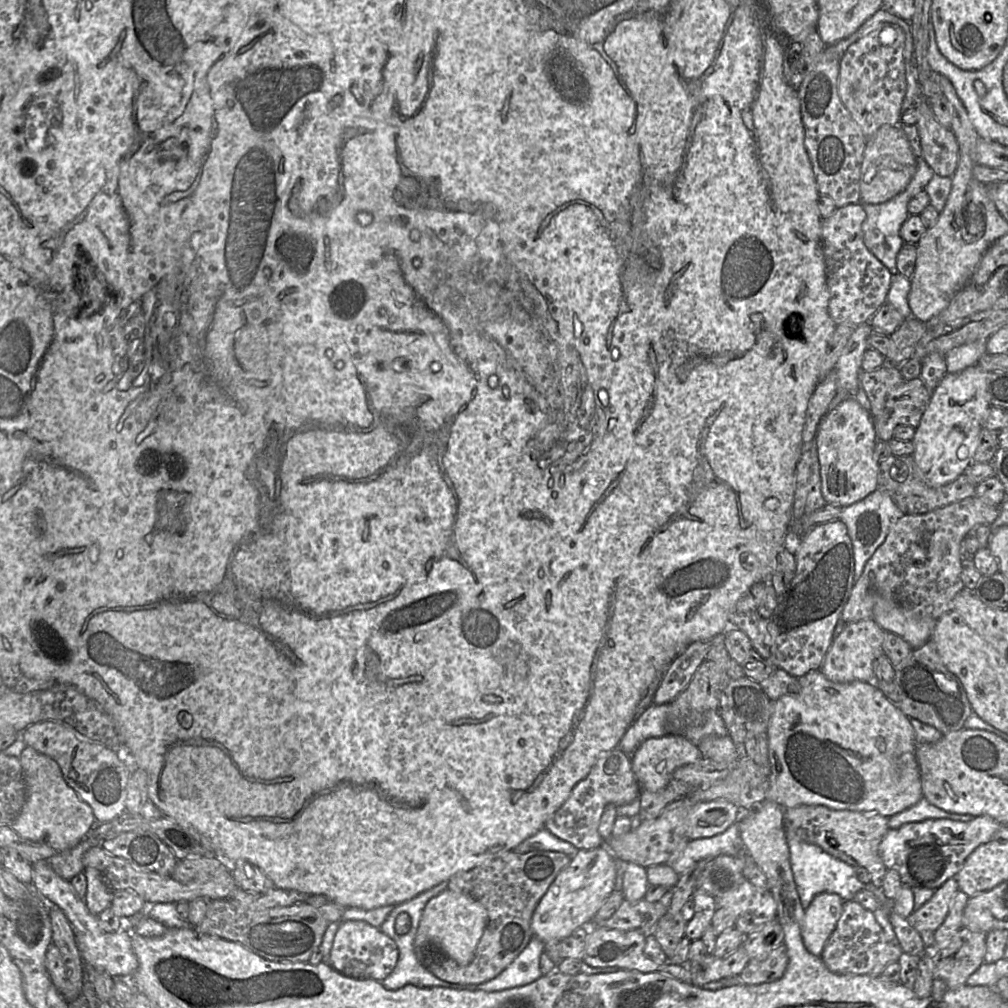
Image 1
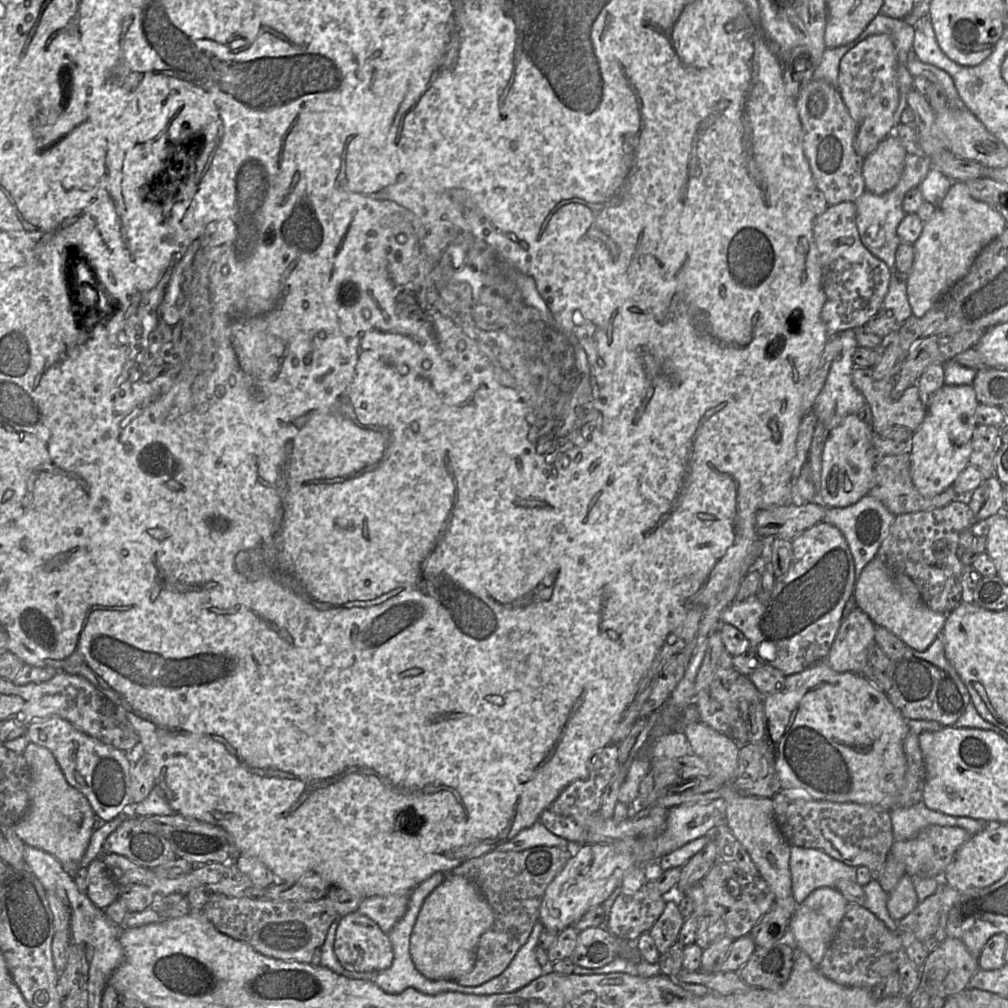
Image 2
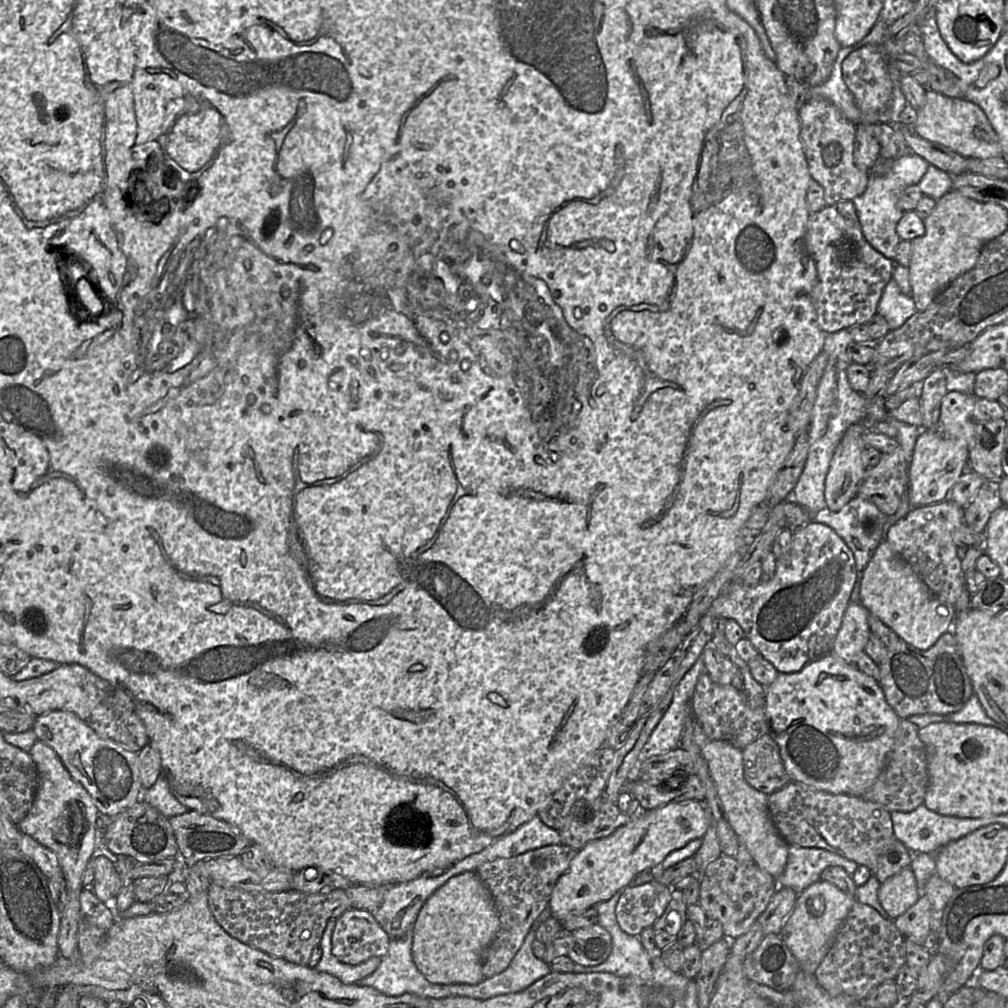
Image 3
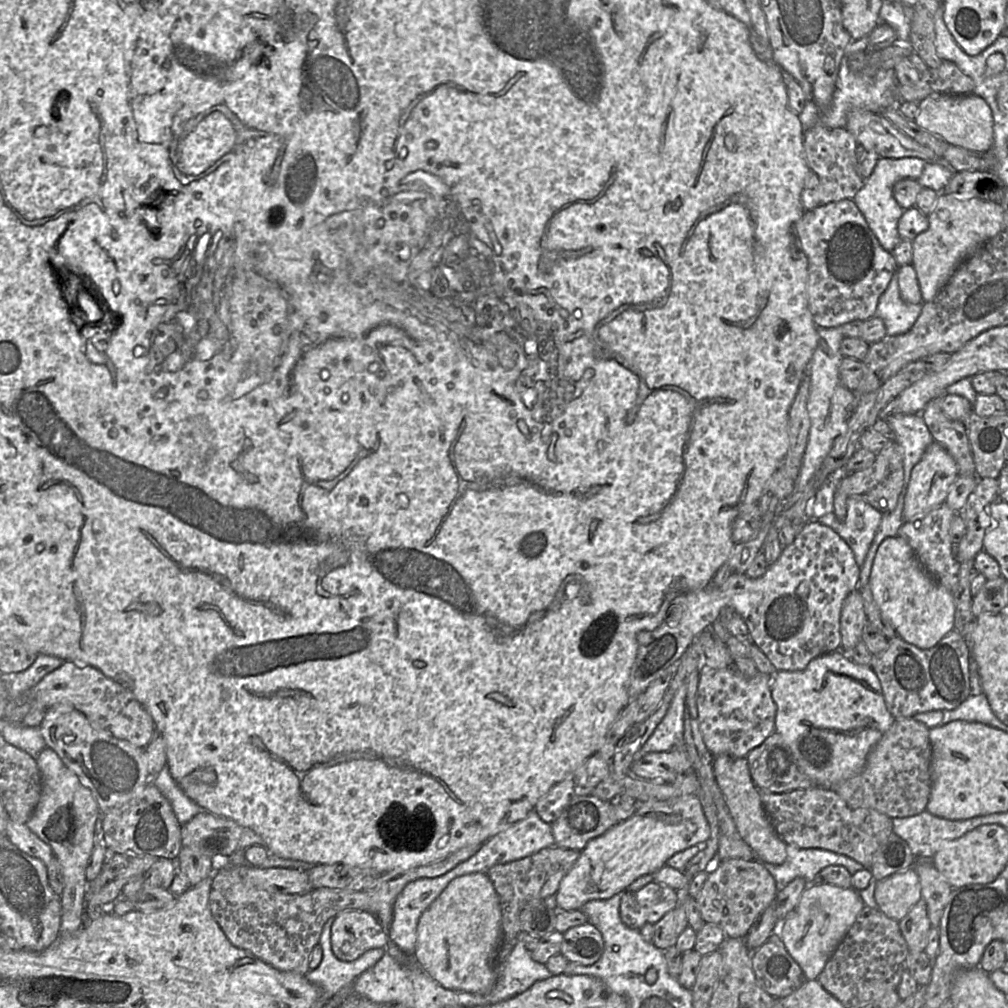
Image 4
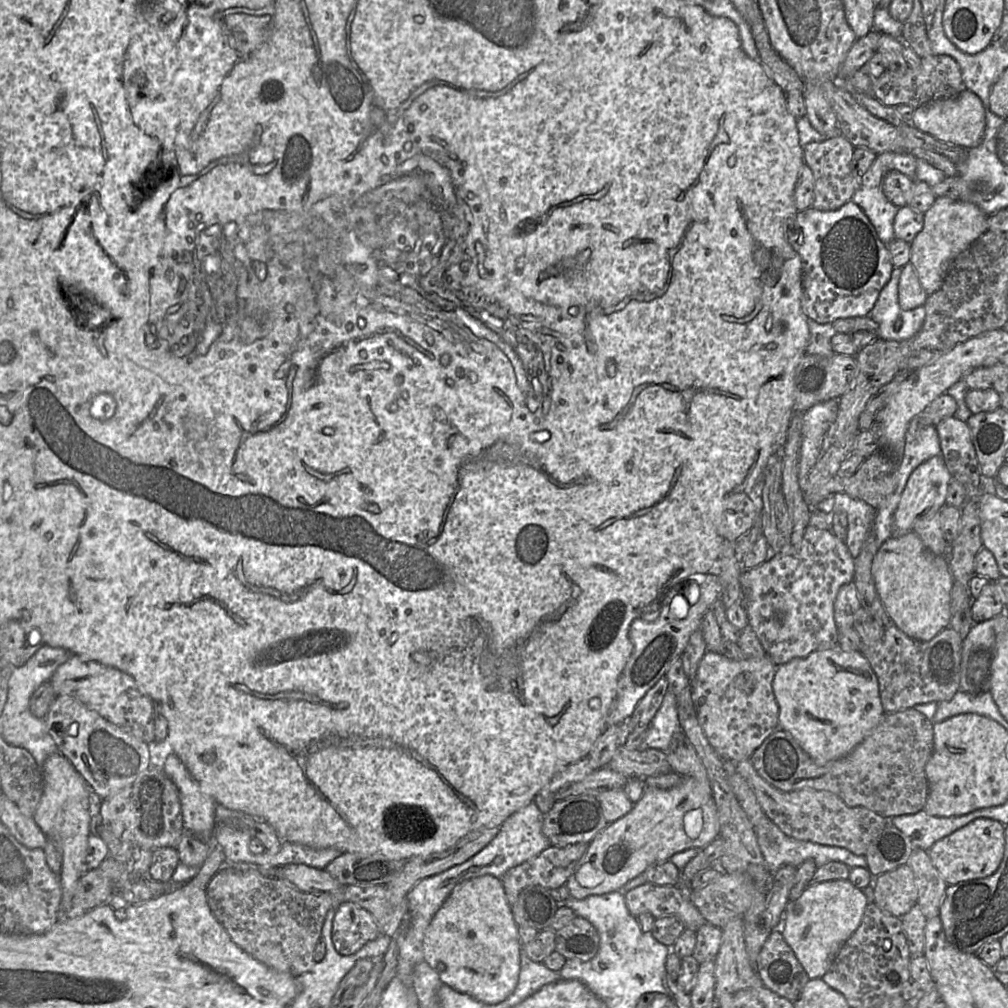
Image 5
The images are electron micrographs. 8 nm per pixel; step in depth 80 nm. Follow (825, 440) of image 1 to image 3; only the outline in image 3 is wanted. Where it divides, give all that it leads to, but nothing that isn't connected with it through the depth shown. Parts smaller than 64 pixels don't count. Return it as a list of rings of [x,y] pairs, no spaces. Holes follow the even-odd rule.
[[[862,422],[849,426],[833,454],[824,489],[826,508],[833,512],[857,496],[866,471],[862,460],[866,430],[869,427]]]

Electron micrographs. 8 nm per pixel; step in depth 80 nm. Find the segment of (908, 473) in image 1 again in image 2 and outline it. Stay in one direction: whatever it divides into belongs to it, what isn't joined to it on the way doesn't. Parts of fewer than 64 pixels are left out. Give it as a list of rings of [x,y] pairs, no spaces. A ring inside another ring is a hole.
[[[910,453],[885,455],[880,463],[874,467],[874,484],[868,495],[881,501],[895,516],[941,508],[959,499],[953,486],[931,498],[922,496],[912,481]]]

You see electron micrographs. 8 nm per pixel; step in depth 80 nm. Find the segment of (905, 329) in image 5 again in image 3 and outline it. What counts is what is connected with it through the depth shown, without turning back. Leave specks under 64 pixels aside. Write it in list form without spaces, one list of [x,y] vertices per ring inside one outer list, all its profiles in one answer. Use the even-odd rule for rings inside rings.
[[[892,277],[883,289],[877,313],[887,320],[890,330],[894,330],[901,327],[916,312],[911,295],[903,294]]]

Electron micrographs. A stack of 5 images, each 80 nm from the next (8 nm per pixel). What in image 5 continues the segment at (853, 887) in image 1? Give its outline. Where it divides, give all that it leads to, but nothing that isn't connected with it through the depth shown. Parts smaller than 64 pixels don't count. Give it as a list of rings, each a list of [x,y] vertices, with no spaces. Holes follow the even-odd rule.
[[[766,815],[764,818],[765,827],[759,826],[756,829],[758,844],[763,854],[766,867],[771,873],[775,873],[781,867],[791,865],[798,868],[804,861],[812,859],[817,867],[820,867],[831,861],[838,861],[846,864],[849,868],[862,867],[867,868],[868,863],[865,856],[858,856],[849,850],[837,847],[817,844],[809,841],[801,841],[791,838],[784,834],[777,825],[775,825]]]

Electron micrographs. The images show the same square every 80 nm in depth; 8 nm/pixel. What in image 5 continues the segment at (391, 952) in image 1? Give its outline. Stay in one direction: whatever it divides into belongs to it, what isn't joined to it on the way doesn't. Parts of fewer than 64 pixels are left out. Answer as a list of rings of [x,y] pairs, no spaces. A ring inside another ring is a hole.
[[[344,902],[338,907],[332,940],[339,954],[352,955],[381,934],[380,926],[368,910],[353,902]]]

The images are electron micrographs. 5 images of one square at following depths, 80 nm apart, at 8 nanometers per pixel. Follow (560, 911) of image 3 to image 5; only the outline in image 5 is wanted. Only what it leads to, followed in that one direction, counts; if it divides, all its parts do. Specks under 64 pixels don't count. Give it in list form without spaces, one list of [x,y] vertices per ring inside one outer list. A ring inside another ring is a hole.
[[[682,776],[682,781],[670,789],[645,788],[641,798],[626,815],[608,824],[591,840],[565,883],[569,896],[584,899],[590,895],[617,891],[650,866],[669,860],[675,853],[689,848],[704,848],[719,836],[719,830],[717,806],[710,784],[701,784],[692,777]]]

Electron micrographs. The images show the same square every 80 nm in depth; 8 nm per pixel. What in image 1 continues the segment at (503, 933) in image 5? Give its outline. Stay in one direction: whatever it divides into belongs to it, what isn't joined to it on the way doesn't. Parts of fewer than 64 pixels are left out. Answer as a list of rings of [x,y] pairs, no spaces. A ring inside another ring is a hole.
[[[444,890],[428,901],[421,916],[415,938],[415,946],[421,962],[428,969],[424,952],[427,948],[432,948],[461,966],[468,965],[474,958],[488,921],[488,912],[481,903],[465,894]]]

